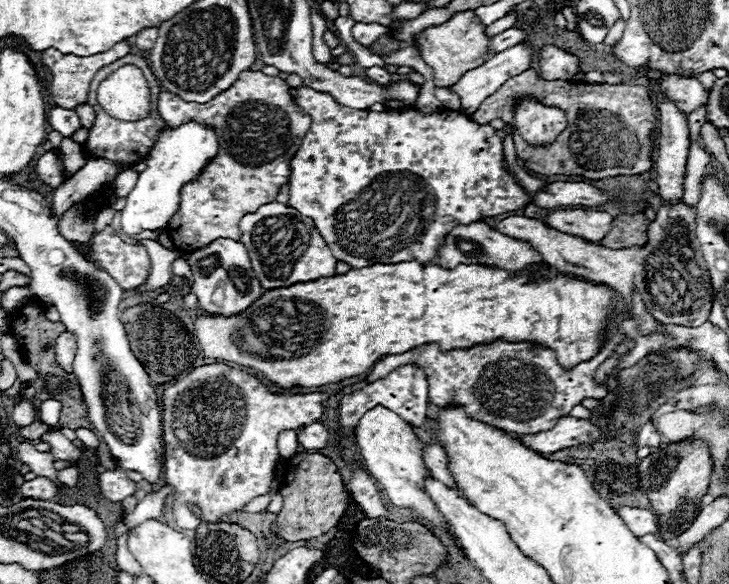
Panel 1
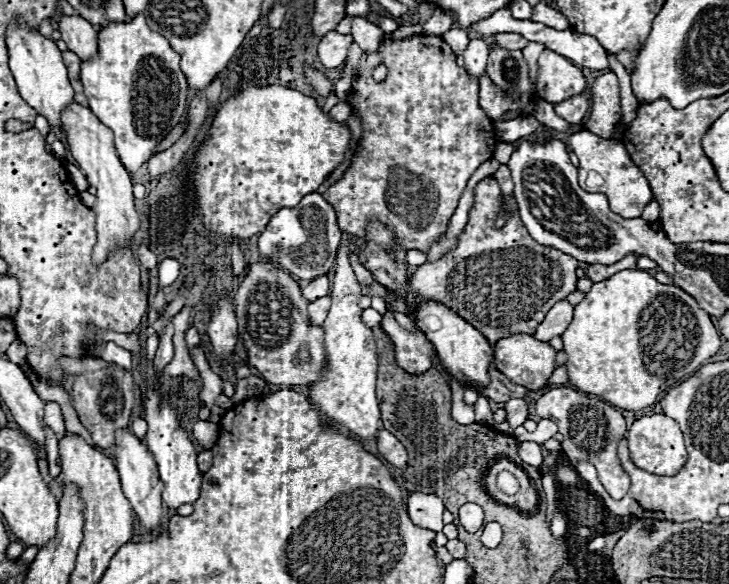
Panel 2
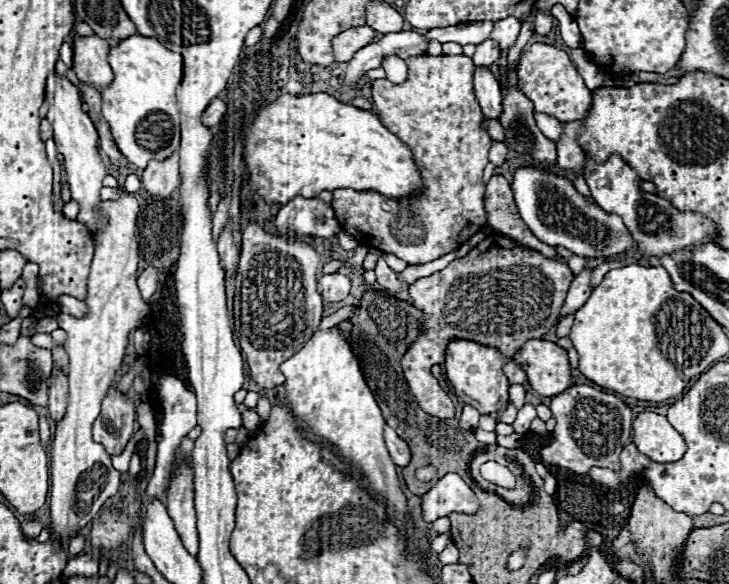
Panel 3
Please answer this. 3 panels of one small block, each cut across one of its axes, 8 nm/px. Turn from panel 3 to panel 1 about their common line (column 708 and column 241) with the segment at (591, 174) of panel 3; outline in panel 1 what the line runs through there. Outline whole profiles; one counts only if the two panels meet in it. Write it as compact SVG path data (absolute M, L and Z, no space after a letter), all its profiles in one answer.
M270 202L256 214L246 214L240 220L240 234L240 242L244 242L250 254L252 270L264 290L288 288L298 282L310 282L336 274L338 260L318 234L314 222L286 204Z

